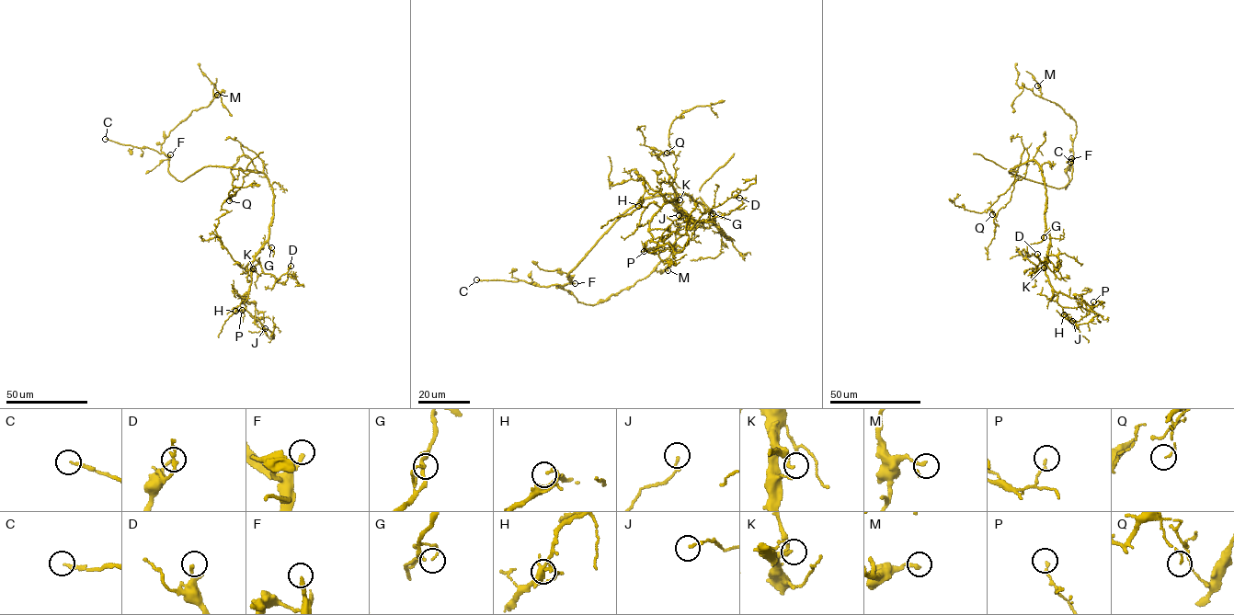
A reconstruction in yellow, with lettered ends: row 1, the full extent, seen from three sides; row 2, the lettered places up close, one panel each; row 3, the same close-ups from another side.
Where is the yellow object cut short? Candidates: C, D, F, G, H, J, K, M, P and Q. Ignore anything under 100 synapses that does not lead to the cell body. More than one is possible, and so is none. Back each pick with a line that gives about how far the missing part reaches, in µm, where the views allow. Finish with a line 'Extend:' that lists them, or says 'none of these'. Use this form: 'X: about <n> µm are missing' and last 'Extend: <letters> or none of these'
C: about 250 µm are missing
F: about 60 µm are missing
Extend: C, F

